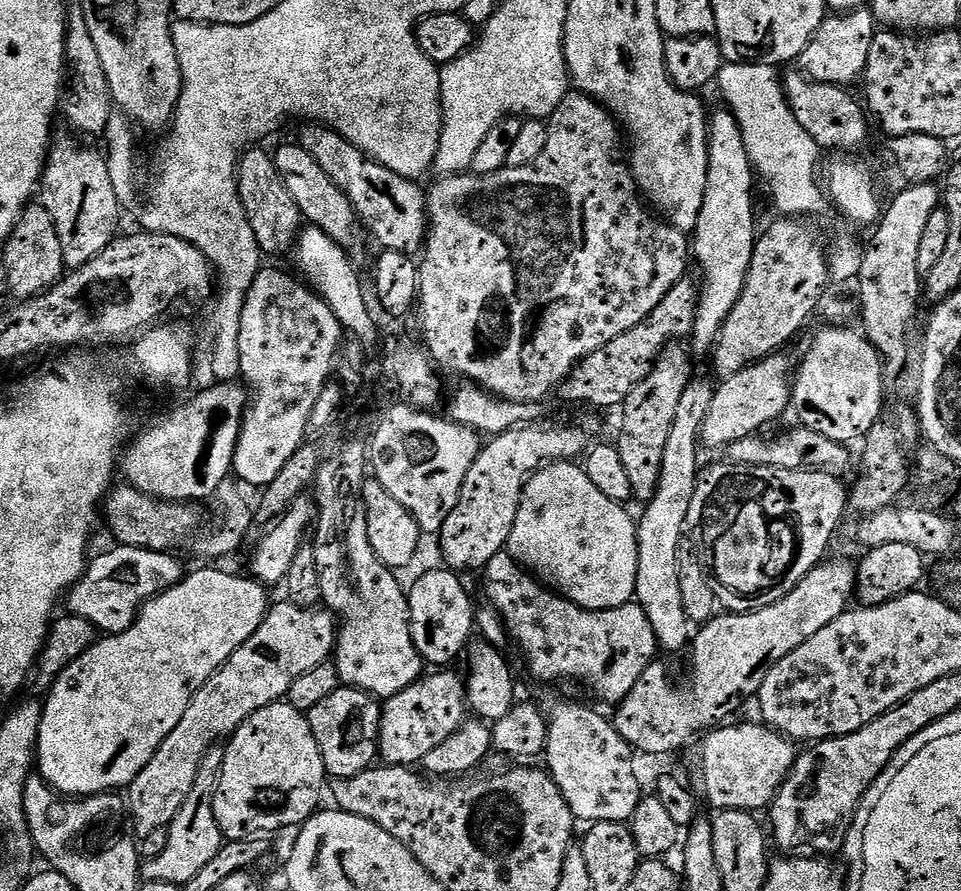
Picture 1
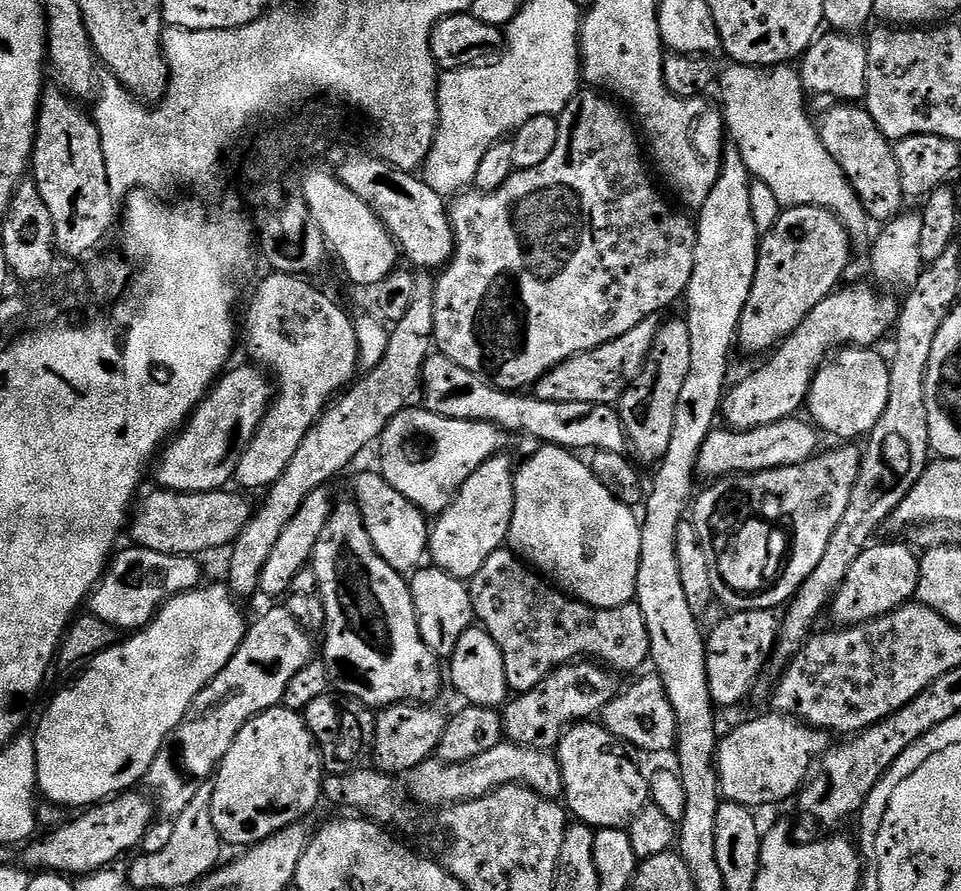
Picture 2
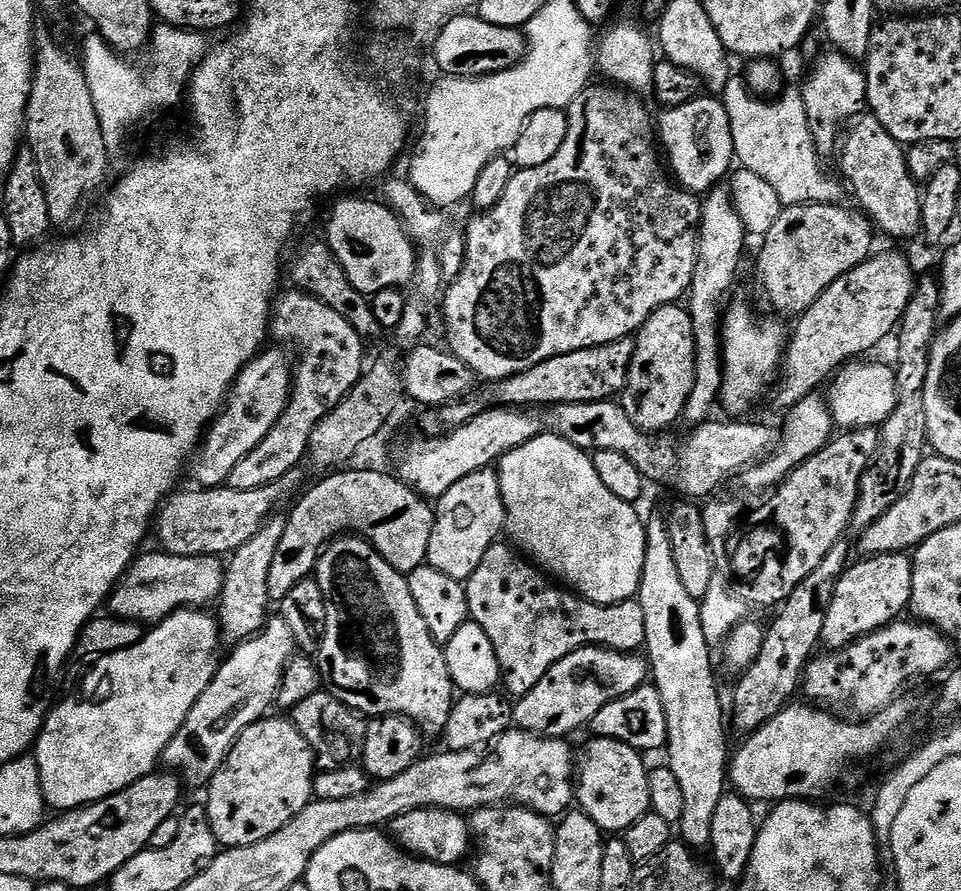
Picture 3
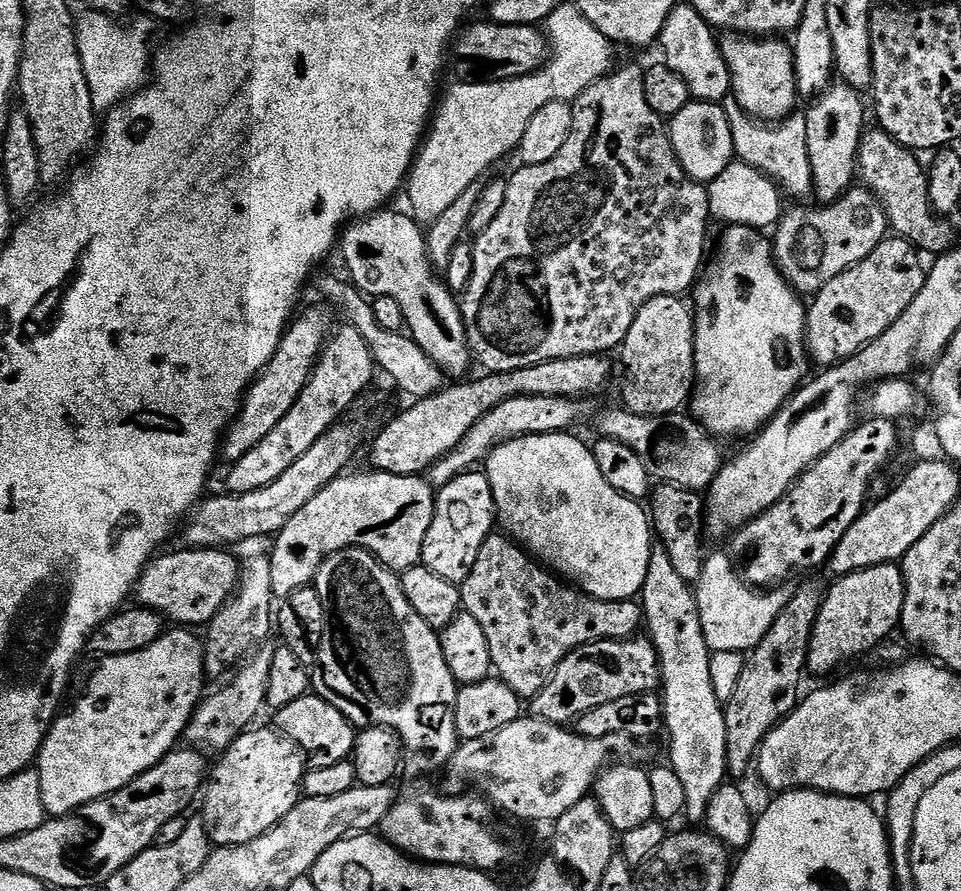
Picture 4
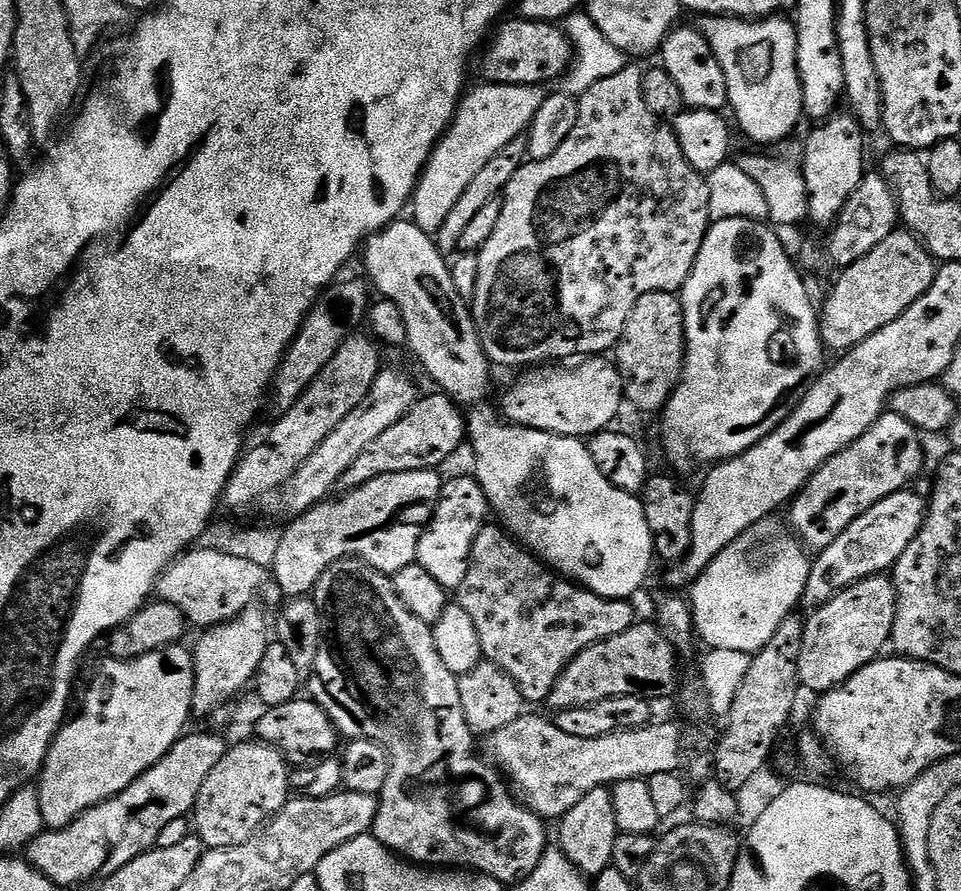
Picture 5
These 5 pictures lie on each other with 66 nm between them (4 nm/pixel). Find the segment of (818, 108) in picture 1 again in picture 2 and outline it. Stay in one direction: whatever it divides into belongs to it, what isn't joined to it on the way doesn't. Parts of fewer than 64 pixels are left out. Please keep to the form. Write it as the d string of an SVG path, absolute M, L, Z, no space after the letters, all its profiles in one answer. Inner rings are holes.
M836 102L828 107L832 108L826 109L820 118L818 116L822 144L845 172L871 219L876 222L894 219L905 207L903 204L906 203L906 197L899 182L893 141L887 140L882 130L878 130L867 107L857 106L852 102Z

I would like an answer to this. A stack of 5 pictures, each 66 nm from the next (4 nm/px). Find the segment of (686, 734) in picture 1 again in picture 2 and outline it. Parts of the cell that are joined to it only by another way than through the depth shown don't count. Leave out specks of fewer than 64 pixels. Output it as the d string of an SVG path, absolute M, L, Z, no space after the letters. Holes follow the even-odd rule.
M766 609L733 611L728 615L706 636L708 689L712 691L713 701L721 709L732 708L747 698L748 691L755 686L760 671L766 668L766 661L776 647L776 635L780 632L781 622L781 617L775 611ZM649 674L641 680L634 681L627 688L628 685L617 692L616 697L604 708L602 713L604 728L633 749L638 748L636 750L641 753L675 749L676 719L659 676Z

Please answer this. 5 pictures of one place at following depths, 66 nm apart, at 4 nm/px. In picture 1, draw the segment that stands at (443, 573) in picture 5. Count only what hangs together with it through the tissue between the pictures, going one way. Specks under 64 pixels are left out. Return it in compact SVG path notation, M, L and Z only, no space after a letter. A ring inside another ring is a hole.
M544 423L512 428L501 436L491 437L481 447L474 466L470 466L470 474L462 482L458 504L450 510L450 518L446 518L438 533L443 563L449 569L464 574L467 568L486 567L490 558L507 549L510 530L514 530L518 518L520 495L529 476L545 464L572 462L585 455L593 439L590 425Z

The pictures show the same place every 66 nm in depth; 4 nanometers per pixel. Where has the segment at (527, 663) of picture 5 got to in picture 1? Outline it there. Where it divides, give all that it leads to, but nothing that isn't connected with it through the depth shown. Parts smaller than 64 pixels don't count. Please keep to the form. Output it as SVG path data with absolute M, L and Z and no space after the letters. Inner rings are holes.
M507 551L490 558L482 576L485 601L500 615L511 643L520 647L529 670L540 680L581 680L606 703L619 706L657 659L654 626L635 602L597 612L579 608L521 568Z

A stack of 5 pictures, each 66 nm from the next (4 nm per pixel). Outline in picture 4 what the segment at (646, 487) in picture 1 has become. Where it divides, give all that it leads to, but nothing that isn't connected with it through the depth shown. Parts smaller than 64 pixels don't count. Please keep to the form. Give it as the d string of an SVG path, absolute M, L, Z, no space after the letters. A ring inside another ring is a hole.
M678 296L650 298L618 349L624 363L622 404L636 416L669 417L689 403L696 378L696 318L686 301Z

